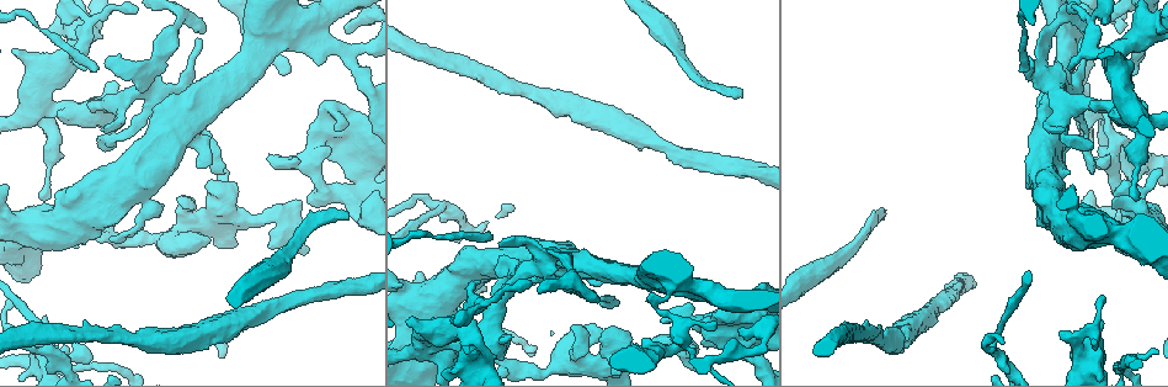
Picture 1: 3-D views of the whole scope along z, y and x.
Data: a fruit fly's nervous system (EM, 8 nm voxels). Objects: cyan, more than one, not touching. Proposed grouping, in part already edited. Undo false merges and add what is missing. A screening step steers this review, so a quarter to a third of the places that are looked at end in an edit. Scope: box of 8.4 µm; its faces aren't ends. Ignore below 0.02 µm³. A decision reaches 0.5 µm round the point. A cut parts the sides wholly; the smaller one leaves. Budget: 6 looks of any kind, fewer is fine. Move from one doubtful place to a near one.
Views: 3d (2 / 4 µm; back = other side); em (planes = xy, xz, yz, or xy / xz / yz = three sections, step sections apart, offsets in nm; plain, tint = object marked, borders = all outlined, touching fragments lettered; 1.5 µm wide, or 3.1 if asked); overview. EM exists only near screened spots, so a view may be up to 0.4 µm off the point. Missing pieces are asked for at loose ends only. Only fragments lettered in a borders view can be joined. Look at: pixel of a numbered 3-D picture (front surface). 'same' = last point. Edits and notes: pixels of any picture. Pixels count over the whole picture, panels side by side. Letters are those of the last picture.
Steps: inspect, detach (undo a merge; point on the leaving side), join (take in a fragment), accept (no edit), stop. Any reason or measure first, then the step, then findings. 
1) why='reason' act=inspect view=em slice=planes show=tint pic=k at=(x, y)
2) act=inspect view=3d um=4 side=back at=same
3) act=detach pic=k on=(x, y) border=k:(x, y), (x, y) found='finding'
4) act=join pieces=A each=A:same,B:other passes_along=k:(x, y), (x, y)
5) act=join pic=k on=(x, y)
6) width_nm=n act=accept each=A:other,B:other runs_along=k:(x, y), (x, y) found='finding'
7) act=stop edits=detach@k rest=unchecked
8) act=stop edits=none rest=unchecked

why='free end' act=inspect view=3d um=2 pic=1 at=(73, 345)

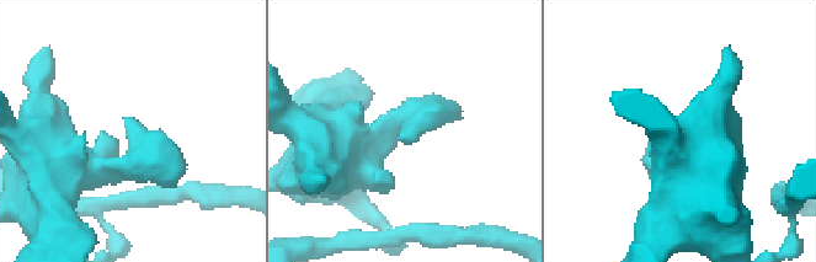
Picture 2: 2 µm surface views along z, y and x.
act=inspect view=em slice=planes show=borders pic=2 at=(401, 140)

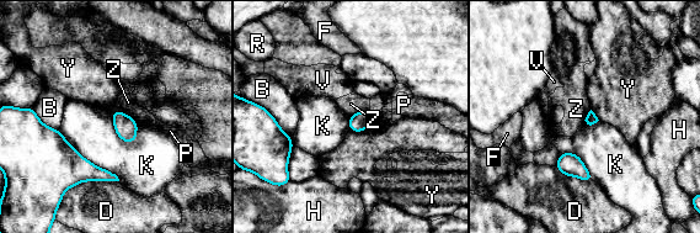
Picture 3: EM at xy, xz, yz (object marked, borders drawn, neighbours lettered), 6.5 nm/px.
act=accept each=B:other,D:other,F:other,H:other,K:other,P:other,R:other,V:other,Y:other,Z:other border=3:(368, 127), (362, 131), (350, 131) found='no lettered fragment goes on from it'

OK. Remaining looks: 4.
why='thick end' act=inspect view=em slice=planes show=borders pic=1 at=(15, 52)

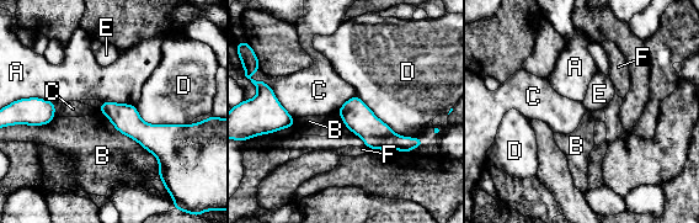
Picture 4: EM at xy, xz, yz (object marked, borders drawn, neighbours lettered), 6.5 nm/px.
act=accept each=A:other,B:other,C:other,D:other,E:other,F:other border=4:(100, 111), (158, 159), (159, 174) found='no lettered fragment goes on from it'

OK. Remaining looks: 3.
why='branch stops here' act=inspect view=em slice=yz step=4 show=borders pic=1 at=(1104, 156)

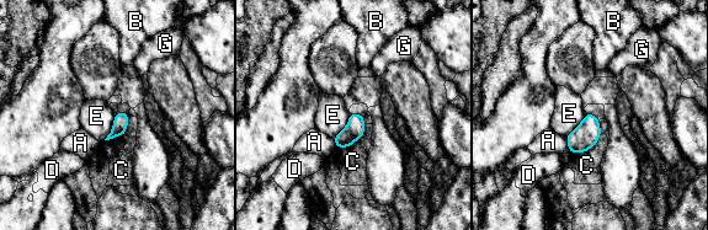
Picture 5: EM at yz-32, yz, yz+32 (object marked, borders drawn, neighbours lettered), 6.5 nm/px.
act=accept each=A:other,B:other,C:other,D:other,E:other,G:other border=5:(350, 113), (349, 122), (333, 138) found='none of them fits'

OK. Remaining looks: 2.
act=stop edits=none rest=unchecked

